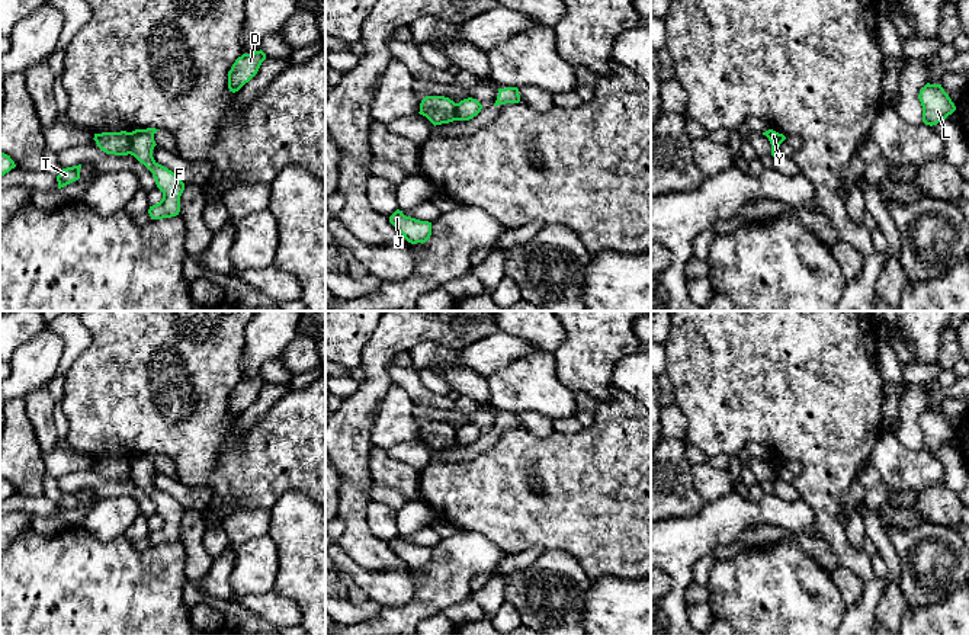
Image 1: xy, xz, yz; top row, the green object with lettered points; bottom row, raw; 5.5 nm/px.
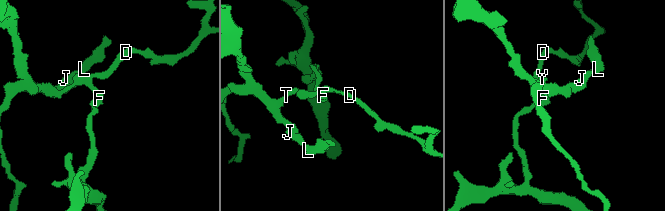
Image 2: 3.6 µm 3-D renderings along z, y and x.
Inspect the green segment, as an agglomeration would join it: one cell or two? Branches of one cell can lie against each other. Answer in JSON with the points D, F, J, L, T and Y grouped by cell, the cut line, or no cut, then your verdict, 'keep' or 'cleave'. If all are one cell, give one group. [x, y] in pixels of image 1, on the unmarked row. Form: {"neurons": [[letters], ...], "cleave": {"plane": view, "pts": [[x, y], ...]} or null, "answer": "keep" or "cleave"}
{"neurons": [["D", "F"], ["J", "L", "T", "Y"]], "cleave": {"plane": "xy", "pts": [[130, 458], [131, 478]]}, "answer": "cleave"}

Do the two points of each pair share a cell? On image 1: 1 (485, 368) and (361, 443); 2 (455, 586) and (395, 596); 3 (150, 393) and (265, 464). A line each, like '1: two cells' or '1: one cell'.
1: two cells
2: two cells
3: one cell

